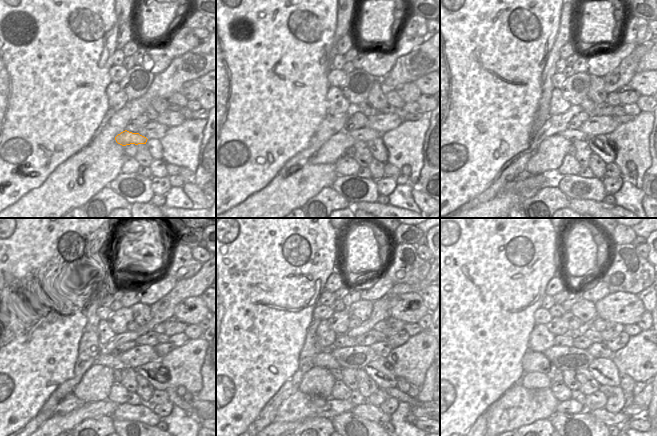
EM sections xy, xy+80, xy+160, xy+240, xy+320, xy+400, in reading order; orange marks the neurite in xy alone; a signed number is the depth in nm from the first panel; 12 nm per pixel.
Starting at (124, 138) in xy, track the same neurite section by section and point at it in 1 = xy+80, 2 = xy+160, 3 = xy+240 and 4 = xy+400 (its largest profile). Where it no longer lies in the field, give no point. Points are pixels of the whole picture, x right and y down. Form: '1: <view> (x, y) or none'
1: xy+80 (334, 148)
2: xy+160 (549, 156)
3: xy+240 (95, 385)
4: xy+400 (532, 380)

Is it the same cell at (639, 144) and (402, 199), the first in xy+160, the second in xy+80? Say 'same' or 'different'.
different

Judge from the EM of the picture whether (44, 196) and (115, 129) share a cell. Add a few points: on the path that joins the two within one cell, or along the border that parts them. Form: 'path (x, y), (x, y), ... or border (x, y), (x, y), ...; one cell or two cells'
path (62, 181), (97, 147); one cell

